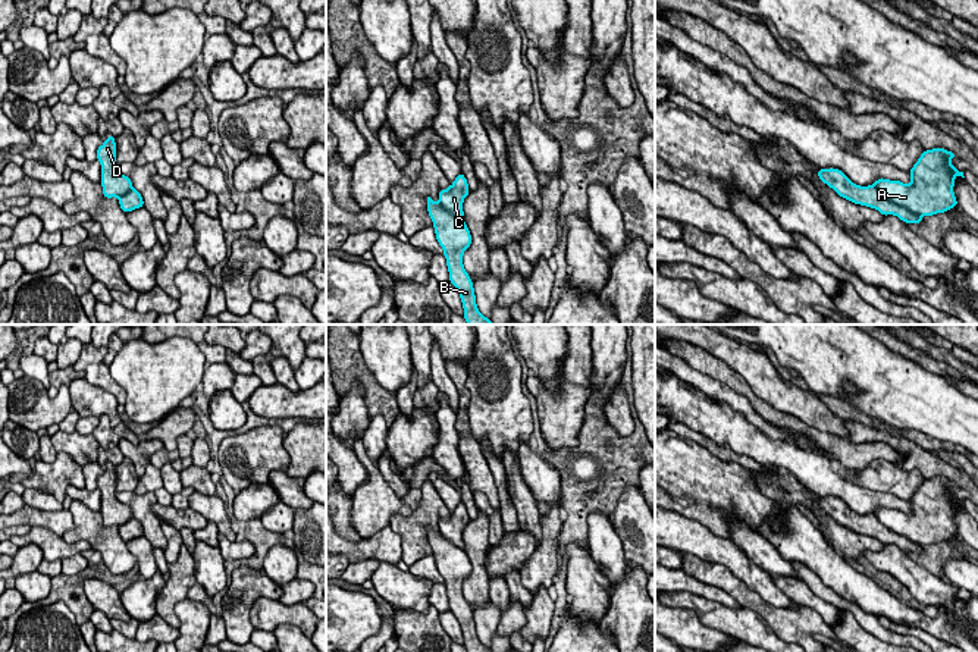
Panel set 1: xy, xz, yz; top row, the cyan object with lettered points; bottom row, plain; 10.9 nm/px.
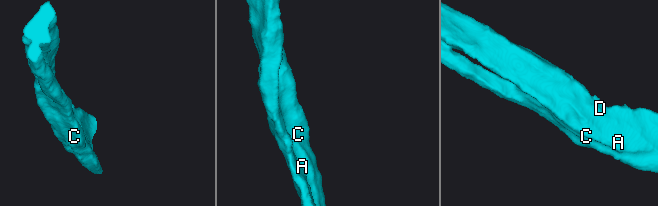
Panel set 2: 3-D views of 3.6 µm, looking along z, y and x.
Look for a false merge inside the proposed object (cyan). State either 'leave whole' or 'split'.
leave whole

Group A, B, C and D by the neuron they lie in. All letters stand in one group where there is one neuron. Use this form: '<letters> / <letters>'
A B C D

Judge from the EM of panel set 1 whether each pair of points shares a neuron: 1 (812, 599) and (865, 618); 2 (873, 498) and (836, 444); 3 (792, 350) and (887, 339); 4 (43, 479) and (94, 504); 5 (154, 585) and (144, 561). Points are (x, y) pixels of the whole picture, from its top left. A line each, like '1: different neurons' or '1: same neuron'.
1: different neurons
2: different neurons
3: different neurons
4: same neuron
5: different neurons

